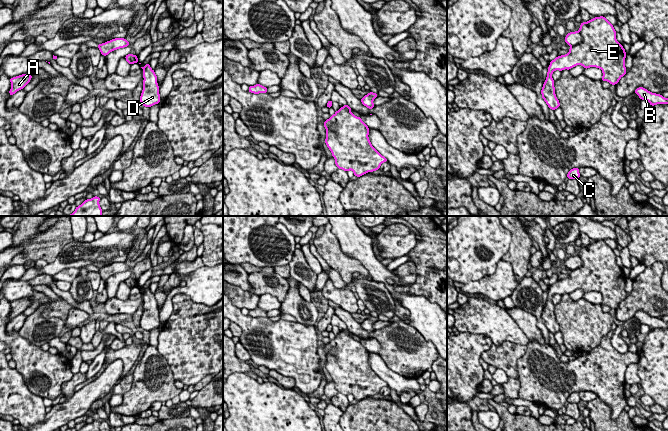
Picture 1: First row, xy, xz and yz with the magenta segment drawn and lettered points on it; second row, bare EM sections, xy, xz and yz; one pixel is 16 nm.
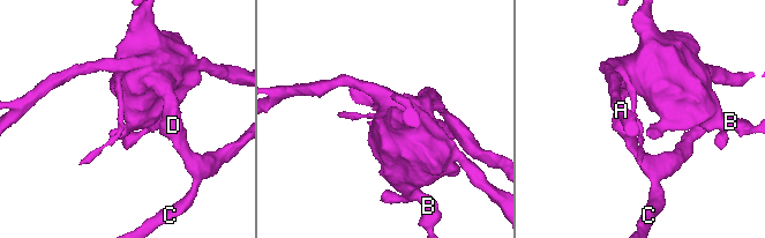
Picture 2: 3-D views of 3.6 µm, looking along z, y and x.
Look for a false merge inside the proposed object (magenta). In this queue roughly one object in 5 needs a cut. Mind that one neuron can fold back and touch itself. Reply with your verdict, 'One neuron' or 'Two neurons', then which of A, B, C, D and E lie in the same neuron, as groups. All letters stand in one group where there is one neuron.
One neuron. Groups: A B C D E

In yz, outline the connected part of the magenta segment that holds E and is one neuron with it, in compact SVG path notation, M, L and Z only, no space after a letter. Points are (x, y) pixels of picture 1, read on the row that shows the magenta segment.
M604 16L582 22L578 31L565 36L565 42L571 46L569 53L550 62L541 90L542 98L552 110L560 107L552 78L555 70L570 70L576 65L582 65L584 69L600 68L603 72L602 81L611 85L616 85L627 72L625 49L616 40L616 31Z

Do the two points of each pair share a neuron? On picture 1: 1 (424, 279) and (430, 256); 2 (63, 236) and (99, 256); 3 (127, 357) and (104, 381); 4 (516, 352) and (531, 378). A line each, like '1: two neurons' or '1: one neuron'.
1: one neuron
2: two neurons
3: two neurons
4: two neurons

